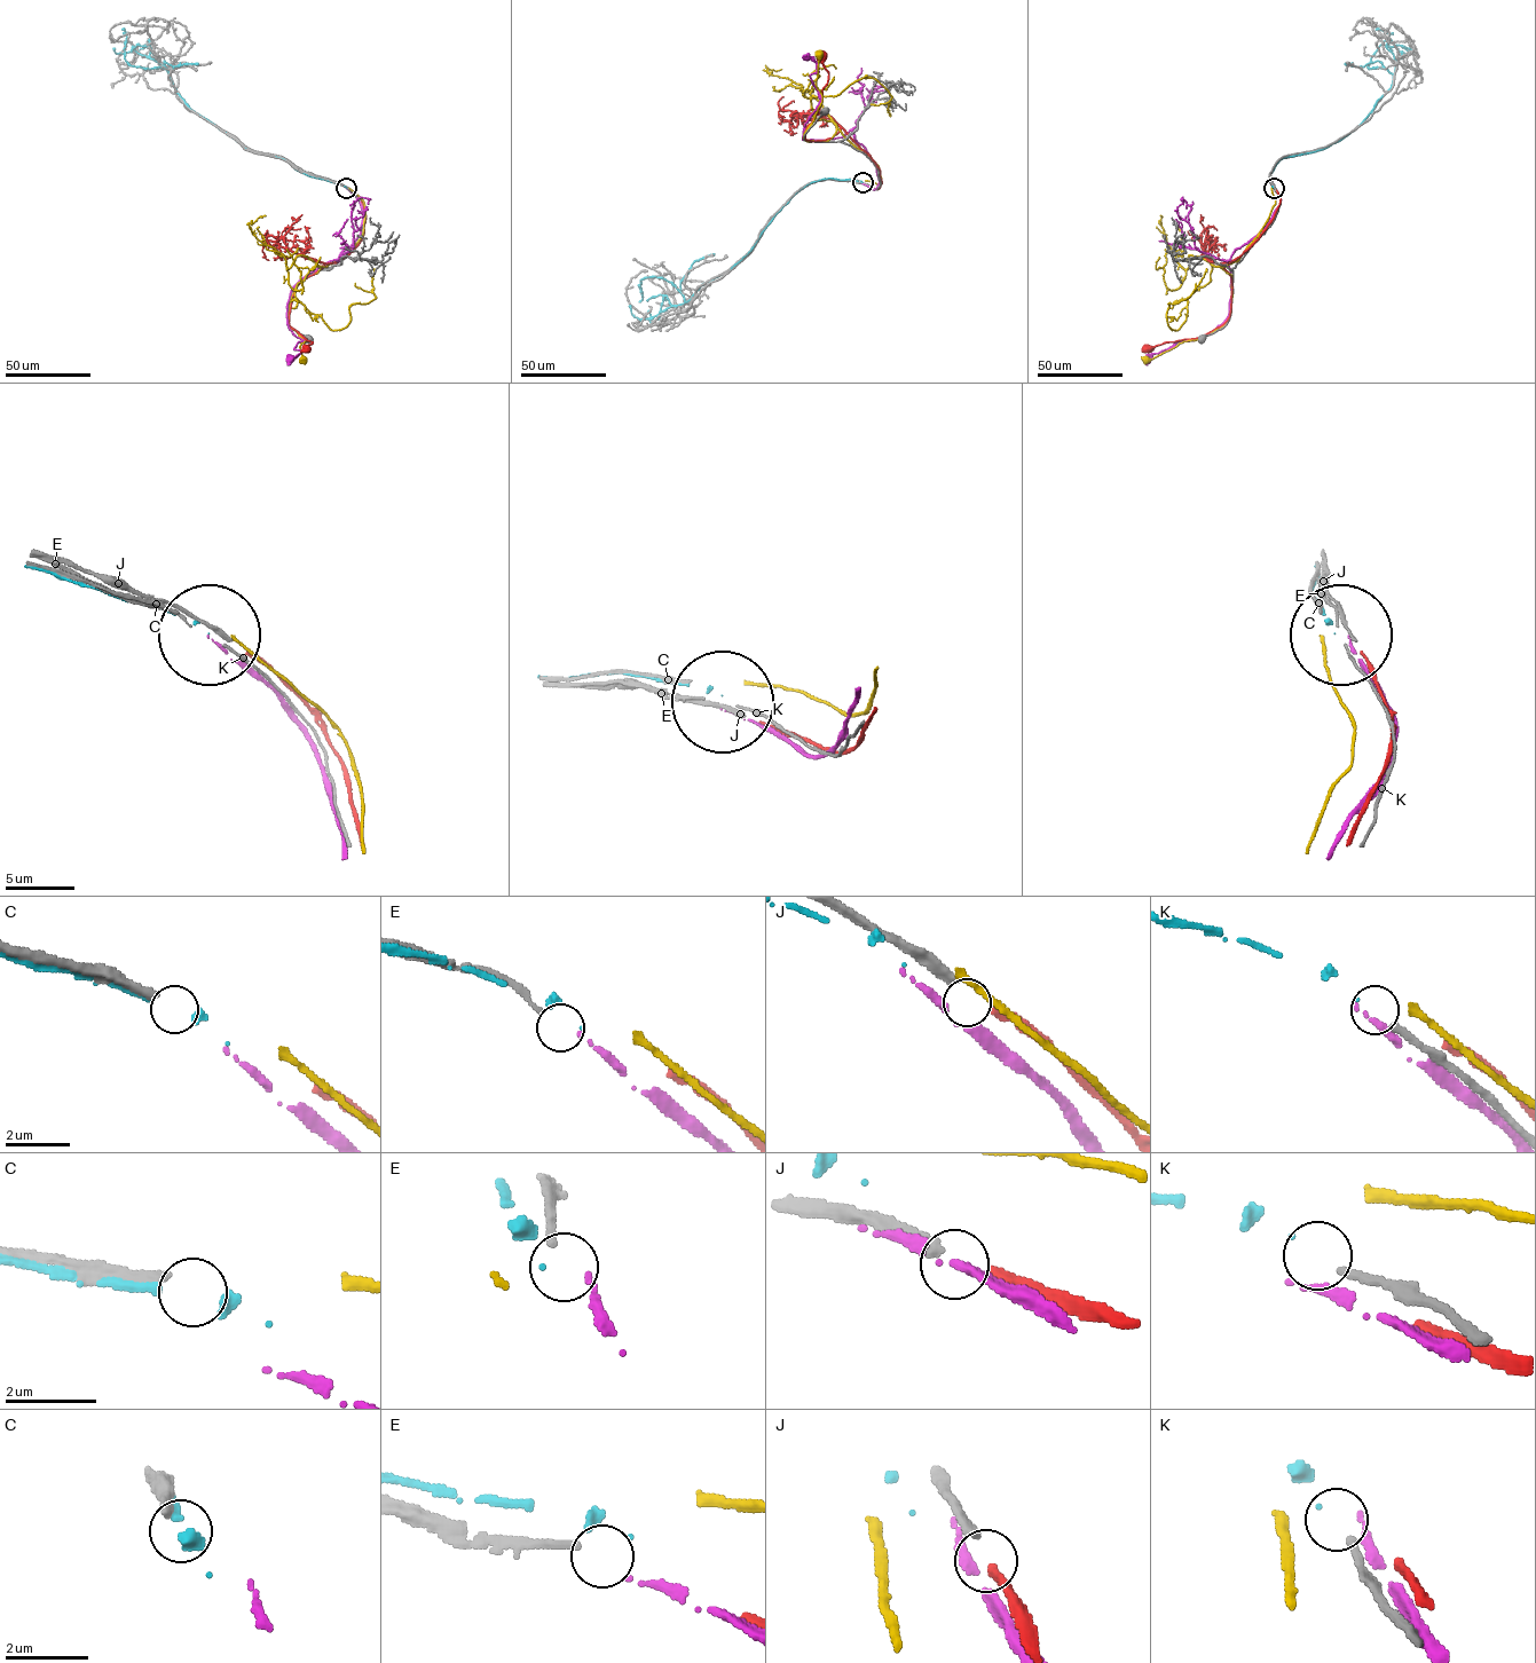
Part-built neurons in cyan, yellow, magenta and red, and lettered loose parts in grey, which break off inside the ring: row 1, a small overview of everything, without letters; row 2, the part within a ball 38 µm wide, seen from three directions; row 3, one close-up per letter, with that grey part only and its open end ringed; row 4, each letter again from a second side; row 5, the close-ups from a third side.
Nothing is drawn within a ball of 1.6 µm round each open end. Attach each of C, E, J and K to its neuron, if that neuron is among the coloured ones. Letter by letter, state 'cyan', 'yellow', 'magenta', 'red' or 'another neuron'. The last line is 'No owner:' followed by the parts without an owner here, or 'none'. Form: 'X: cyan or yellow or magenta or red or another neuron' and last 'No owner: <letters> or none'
C: another neuron
E: magenta
J: red
K: cyan
No owner: C

